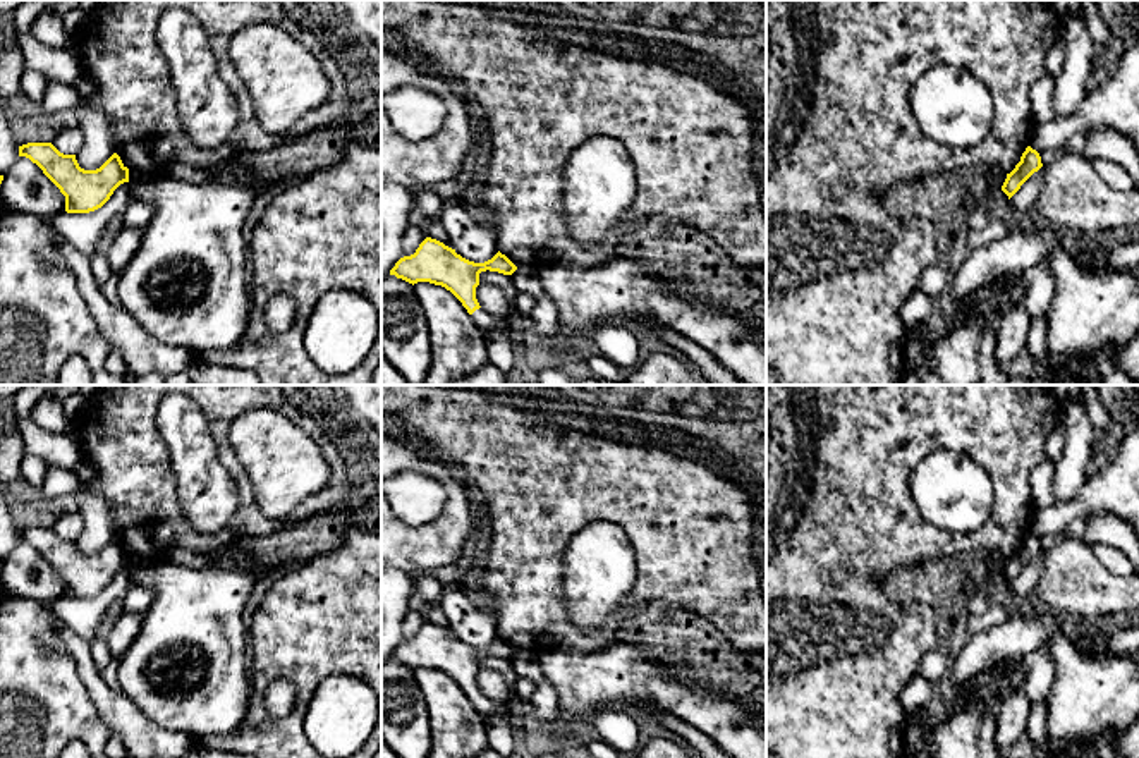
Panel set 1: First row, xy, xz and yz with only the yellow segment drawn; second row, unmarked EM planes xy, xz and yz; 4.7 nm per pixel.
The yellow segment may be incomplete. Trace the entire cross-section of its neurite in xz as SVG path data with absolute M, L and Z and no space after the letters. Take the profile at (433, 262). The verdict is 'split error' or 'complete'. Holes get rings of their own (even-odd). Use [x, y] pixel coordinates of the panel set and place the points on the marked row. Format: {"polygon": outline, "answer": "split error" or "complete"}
{"polygon": "M426 237L414 254L400 258L390 275L409 284L429 282L450 290L467 309L476 327L484 332L496 328L496 318L488 315L476 299L481 272L512 275L517 266L500 251L484 263L474 263L443 242Z", "answer": "split error"}

